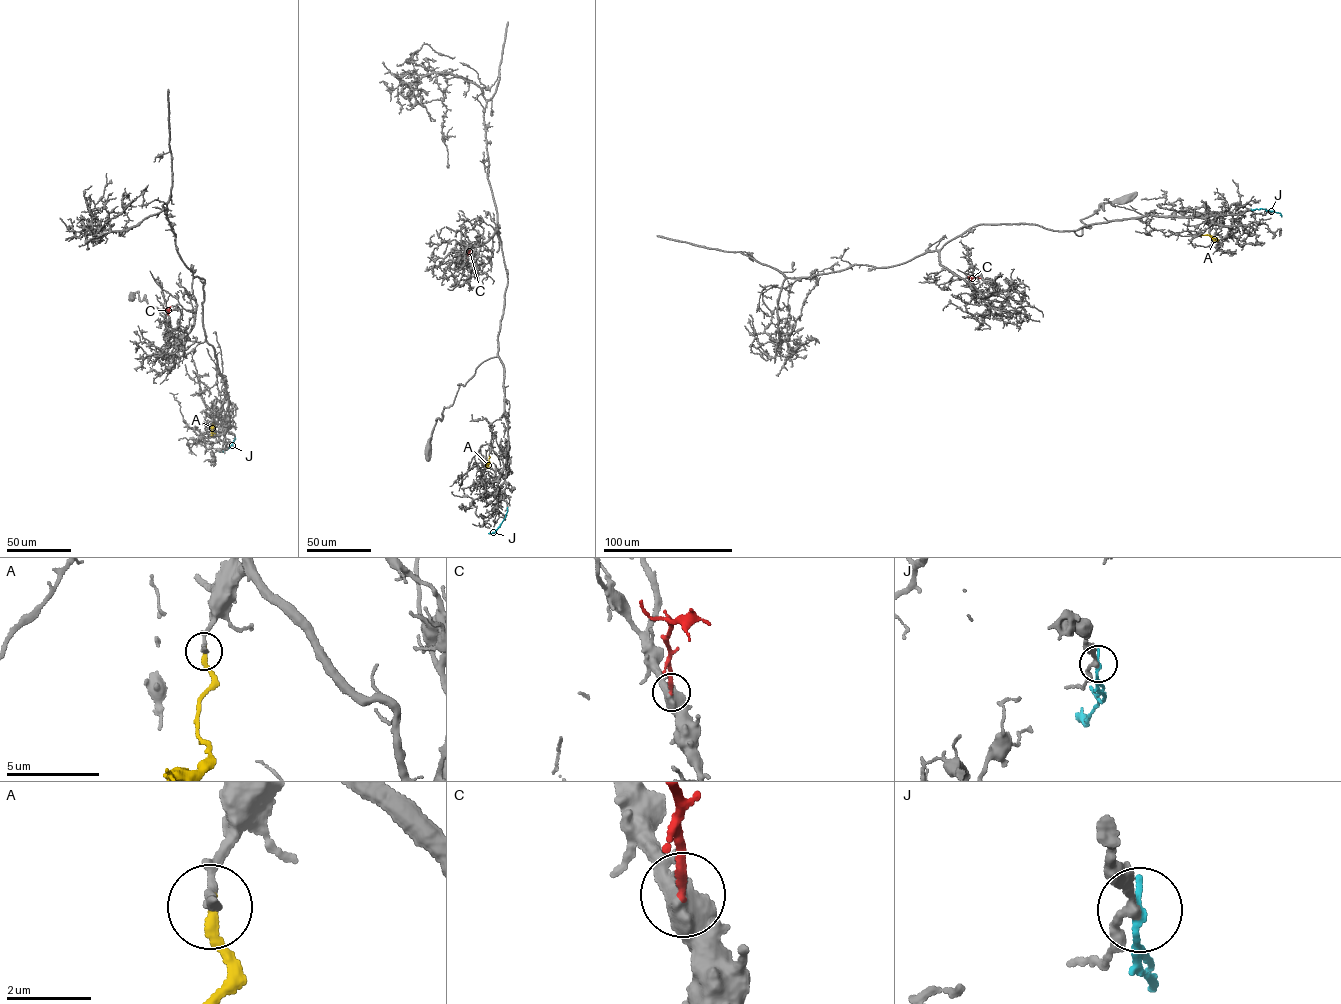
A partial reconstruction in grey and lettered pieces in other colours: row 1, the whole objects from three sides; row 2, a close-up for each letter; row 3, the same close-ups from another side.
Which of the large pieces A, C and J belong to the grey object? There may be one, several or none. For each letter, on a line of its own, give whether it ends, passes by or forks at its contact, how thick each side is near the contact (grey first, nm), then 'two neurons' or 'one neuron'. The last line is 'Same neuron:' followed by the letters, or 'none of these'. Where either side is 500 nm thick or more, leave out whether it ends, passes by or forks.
A: it ends | 180/200 nm | one neuron
C: 550/190 nm | one neuron
J: it ends | 180/240 nm | two neurons
Same neuron: A, C

